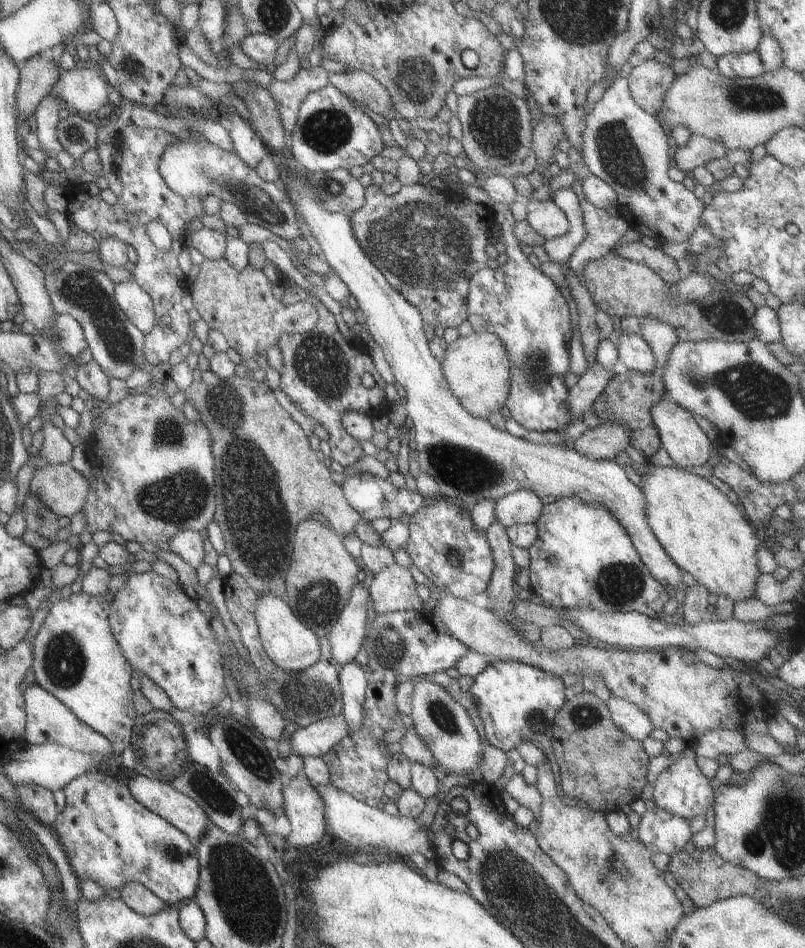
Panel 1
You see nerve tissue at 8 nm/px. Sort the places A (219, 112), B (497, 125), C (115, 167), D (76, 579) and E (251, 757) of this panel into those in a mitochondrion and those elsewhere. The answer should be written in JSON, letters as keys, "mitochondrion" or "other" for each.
{"A":"other","B":"mitochondrion","C":"other","D":"other","E":"mitochondrion"}

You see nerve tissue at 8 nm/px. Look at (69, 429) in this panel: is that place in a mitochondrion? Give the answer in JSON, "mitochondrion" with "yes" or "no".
{"mitochondrion":"no"}

